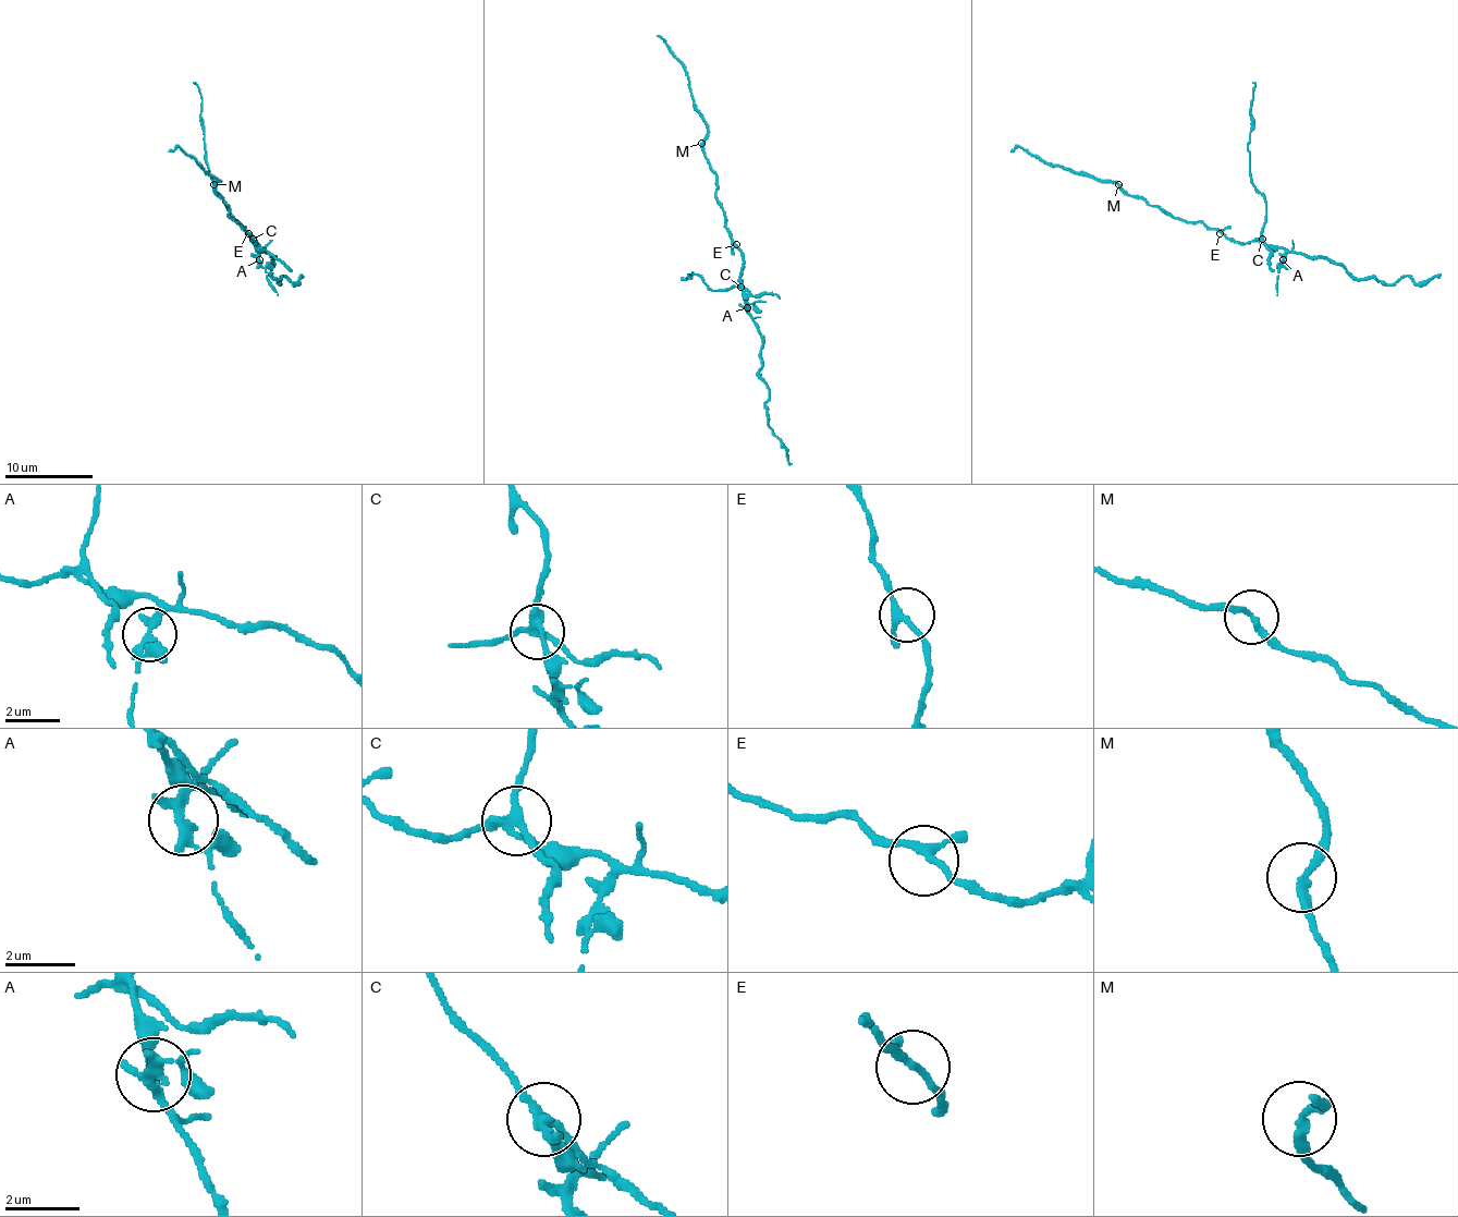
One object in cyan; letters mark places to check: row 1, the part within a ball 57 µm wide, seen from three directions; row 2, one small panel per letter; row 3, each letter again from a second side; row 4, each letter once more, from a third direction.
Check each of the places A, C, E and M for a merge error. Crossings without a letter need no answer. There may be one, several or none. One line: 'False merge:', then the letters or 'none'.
False merge: A, C

